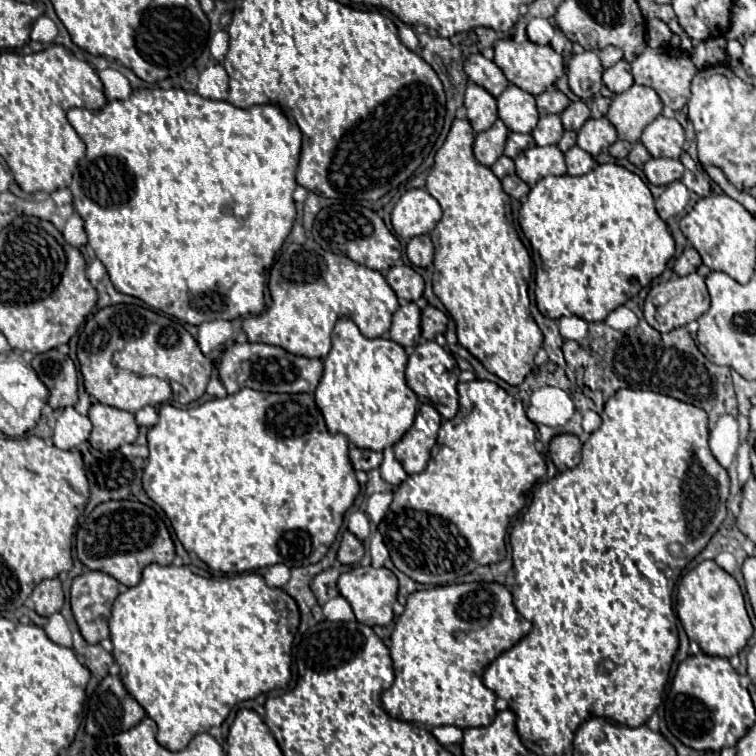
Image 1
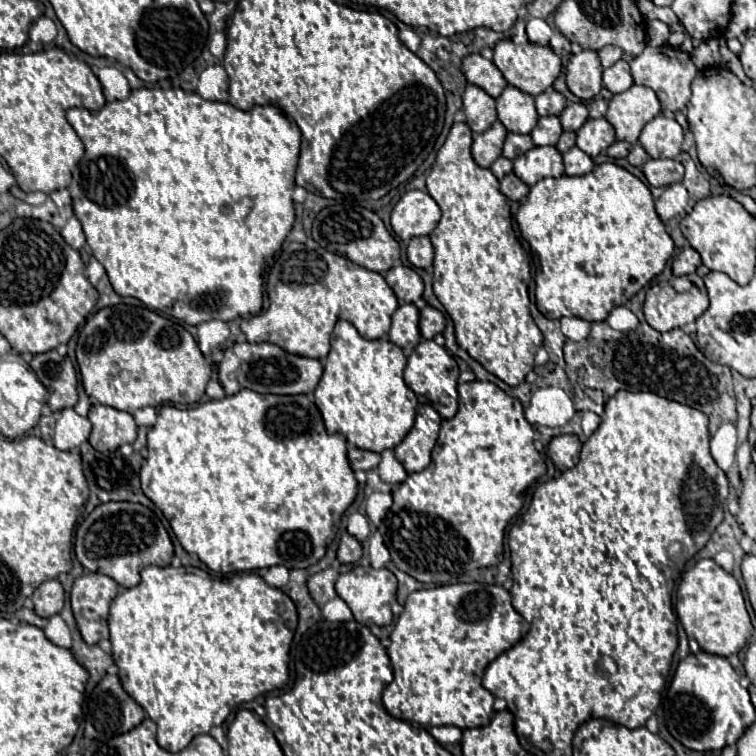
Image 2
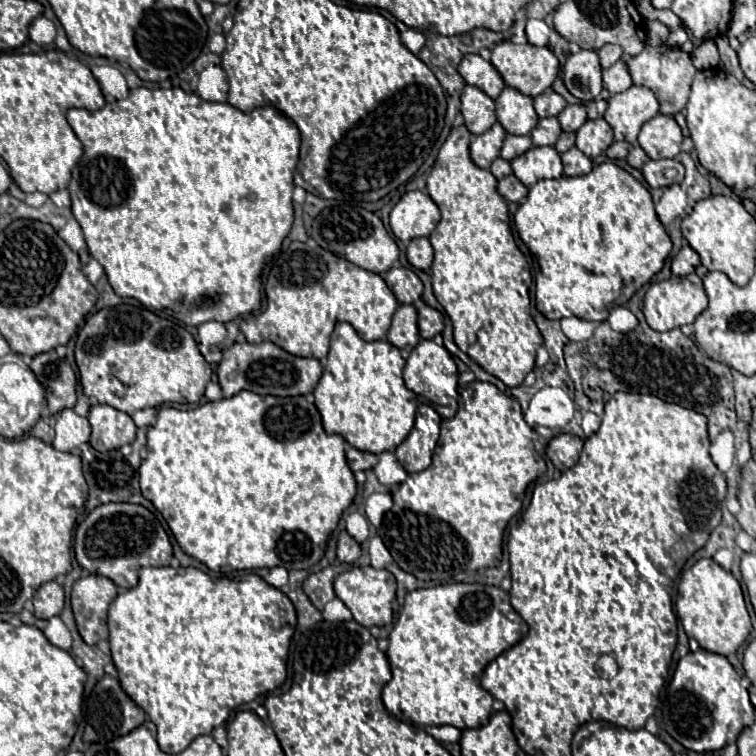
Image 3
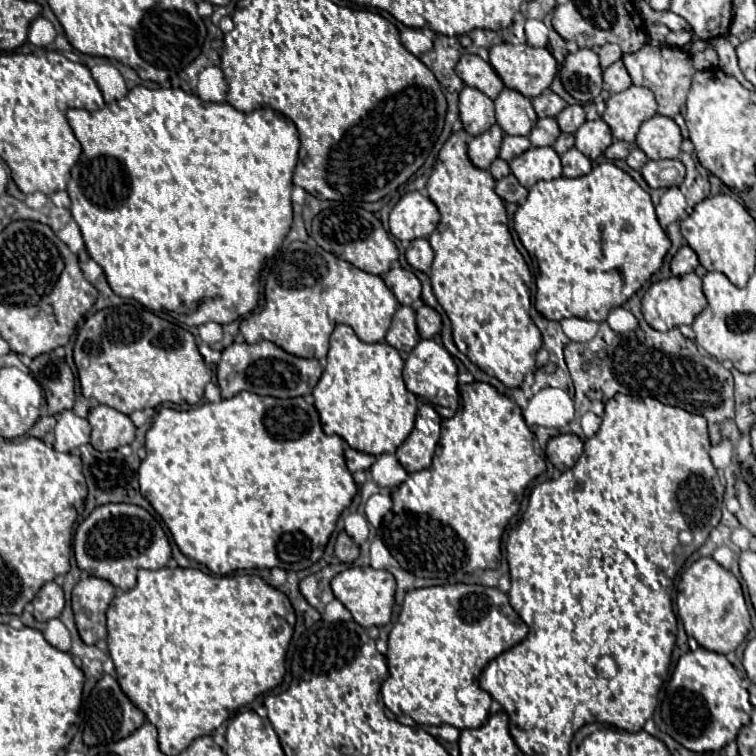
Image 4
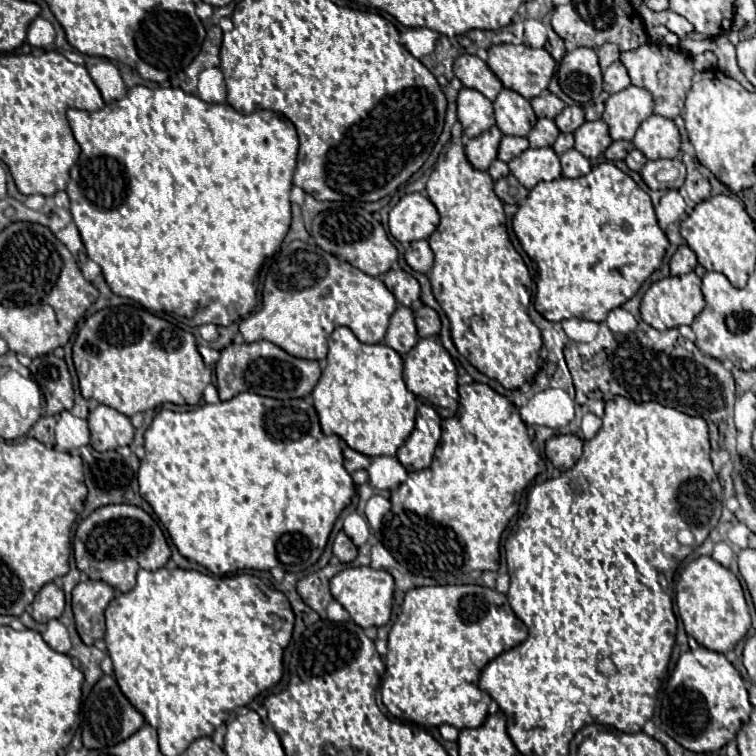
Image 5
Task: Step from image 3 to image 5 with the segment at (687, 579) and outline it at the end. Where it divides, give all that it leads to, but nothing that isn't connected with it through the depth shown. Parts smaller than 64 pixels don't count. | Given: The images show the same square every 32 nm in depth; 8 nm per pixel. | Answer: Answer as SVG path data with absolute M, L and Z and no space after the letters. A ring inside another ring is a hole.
M700 556L692 560L680 572L676 584L676 604L686 634L692 636L700 646L714 652L724 654L732 650L750 628L750 608L746 604L738 578L710 556Z

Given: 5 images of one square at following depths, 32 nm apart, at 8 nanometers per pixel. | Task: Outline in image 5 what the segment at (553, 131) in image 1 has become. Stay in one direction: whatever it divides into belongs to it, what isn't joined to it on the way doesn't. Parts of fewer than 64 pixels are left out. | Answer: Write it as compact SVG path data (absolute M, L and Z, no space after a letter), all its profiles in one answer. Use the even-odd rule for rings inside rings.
M540 118L534 128L528 134L528 142L532 148L542 148L542 146L552 146L556 136L560 134L560 130L556 128L554 120L550 118Z

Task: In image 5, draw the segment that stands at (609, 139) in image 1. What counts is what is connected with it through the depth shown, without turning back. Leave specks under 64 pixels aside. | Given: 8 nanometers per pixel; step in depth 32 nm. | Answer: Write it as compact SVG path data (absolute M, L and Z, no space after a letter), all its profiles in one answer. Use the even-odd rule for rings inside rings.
M602 120L584 122L574 132L574 148L588 160L596 160L610 144L612 138L608 134L608 126Z

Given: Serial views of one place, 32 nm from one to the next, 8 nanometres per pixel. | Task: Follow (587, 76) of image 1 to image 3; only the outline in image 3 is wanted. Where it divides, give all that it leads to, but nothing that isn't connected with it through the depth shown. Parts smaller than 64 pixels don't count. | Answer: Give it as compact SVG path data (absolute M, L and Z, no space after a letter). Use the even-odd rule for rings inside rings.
M580 50L566 58L562 68L564 86L582 102L594 100L602 92L602 68L594 50Z

